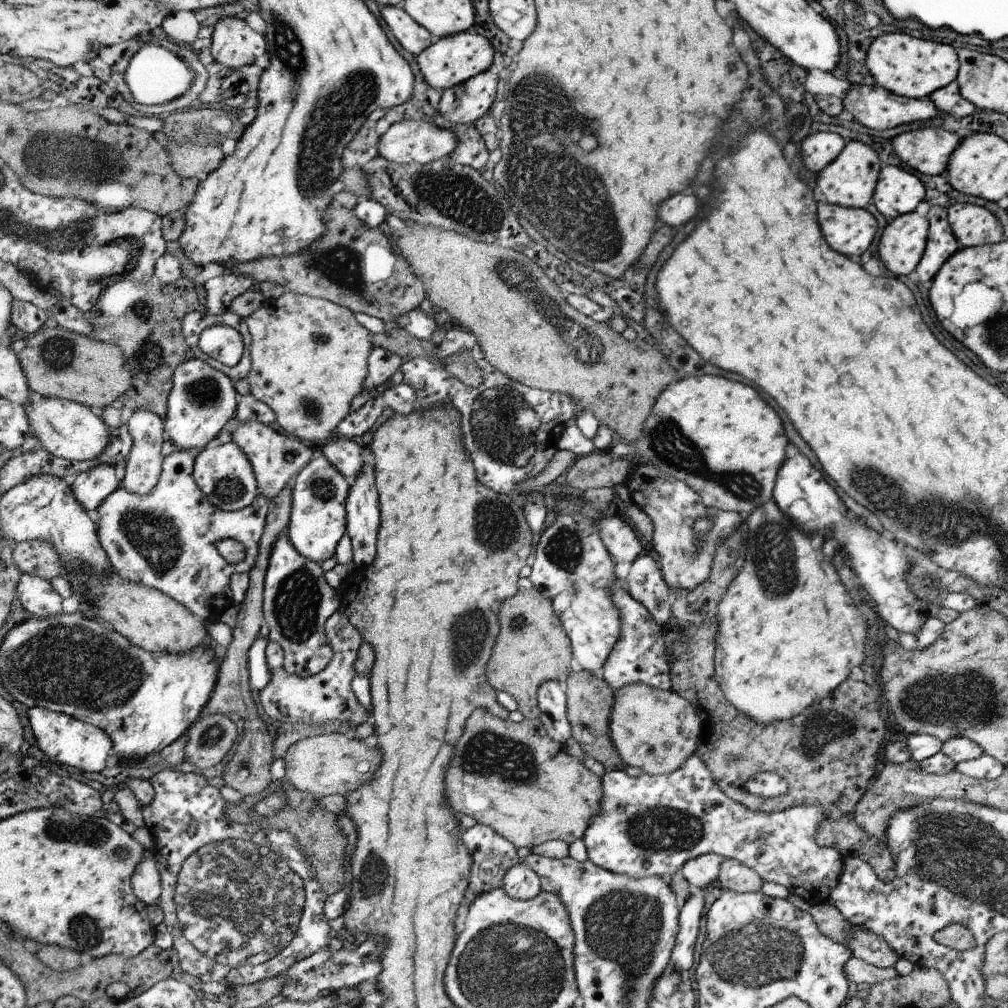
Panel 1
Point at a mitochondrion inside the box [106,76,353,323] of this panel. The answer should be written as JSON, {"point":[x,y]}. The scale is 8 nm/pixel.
{"point":[132,250]}

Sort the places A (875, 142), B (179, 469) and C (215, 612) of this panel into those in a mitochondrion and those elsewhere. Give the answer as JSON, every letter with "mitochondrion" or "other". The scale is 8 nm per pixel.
{"A":"other","B":"other","C":"other"}

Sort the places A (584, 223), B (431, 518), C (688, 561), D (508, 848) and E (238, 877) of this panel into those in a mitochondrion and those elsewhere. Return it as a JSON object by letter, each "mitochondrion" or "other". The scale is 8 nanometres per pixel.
{"A":"mitochondrion","B":"other","C":"other","D":"other","E":"mitochondrion"}

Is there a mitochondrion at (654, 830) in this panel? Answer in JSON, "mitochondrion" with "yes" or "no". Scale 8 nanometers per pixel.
{"mitochondrion":"yes"}

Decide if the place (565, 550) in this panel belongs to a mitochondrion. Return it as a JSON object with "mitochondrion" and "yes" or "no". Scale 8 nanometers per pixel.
{"mitochondrion":"yes"}

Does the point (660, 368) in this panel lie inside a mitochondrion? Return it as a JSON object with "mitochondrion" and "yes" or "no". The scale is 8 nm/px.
{"mitochondrion":"no"}

